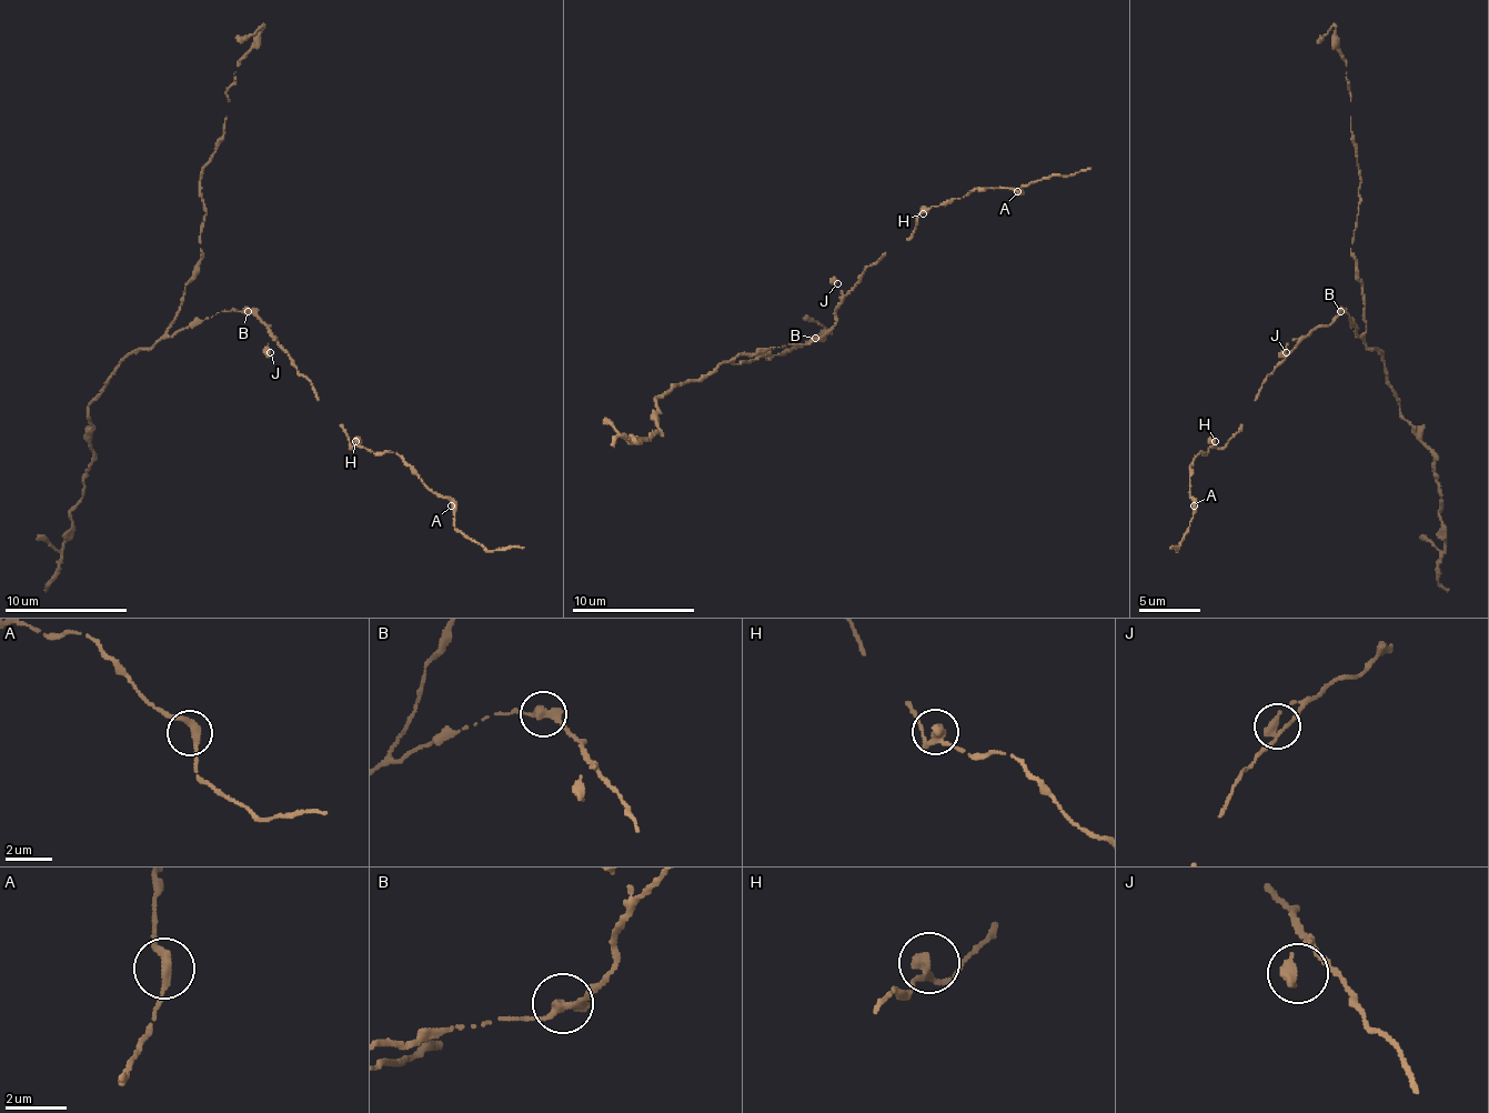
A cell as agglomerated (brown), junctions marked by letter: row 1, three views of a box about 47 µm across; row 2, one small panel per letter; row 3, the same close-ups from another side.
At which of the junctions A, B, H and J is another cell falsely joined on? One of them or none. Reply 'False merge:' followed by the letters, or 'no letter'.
False merge: no letter

